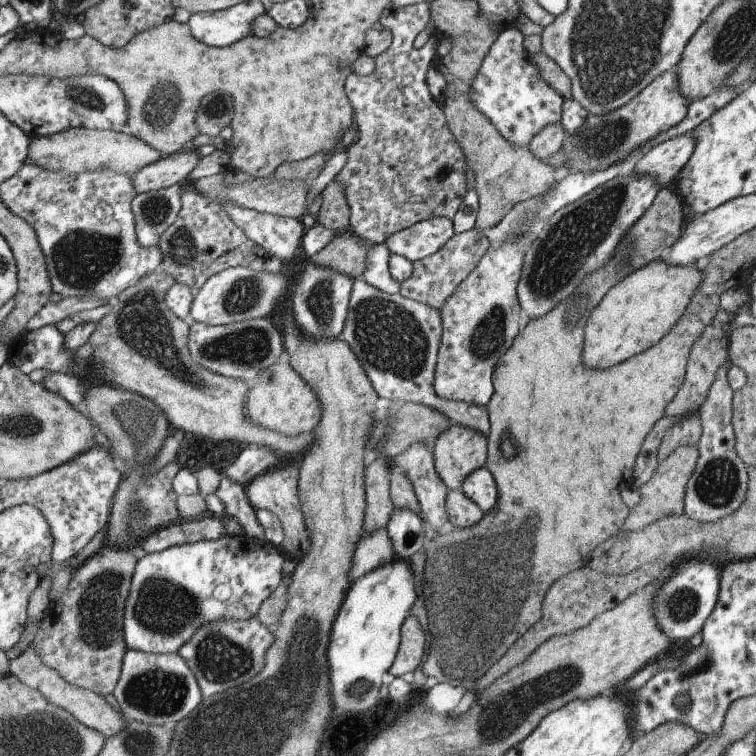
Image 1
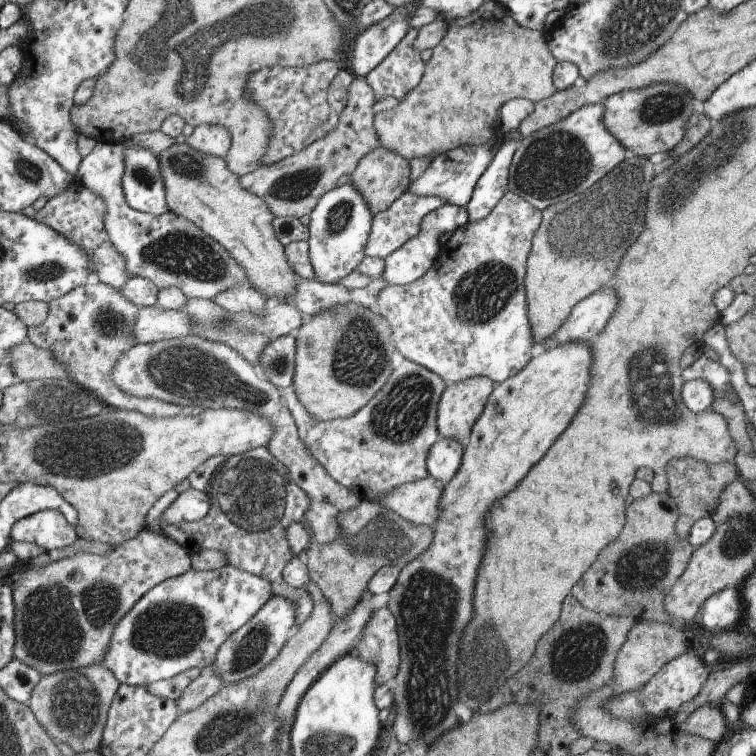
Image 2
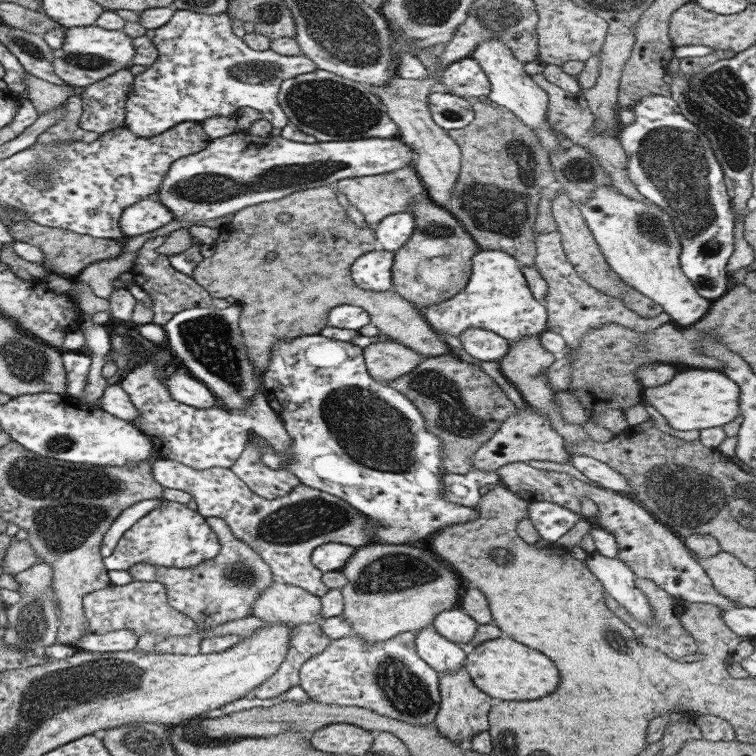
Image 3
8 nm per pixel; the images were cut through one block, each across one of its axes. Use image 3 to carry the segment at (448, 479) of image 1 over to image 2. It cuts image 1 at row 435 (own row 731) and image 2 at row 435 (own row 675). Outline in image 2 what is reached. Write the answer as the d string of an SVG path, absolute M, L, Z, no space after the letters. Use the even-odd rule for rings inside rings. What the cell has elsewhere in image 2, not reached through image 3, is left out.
M472 376L458 384L449 383L438 403L440 437L465 445L494 387L493 380L483 376Z

